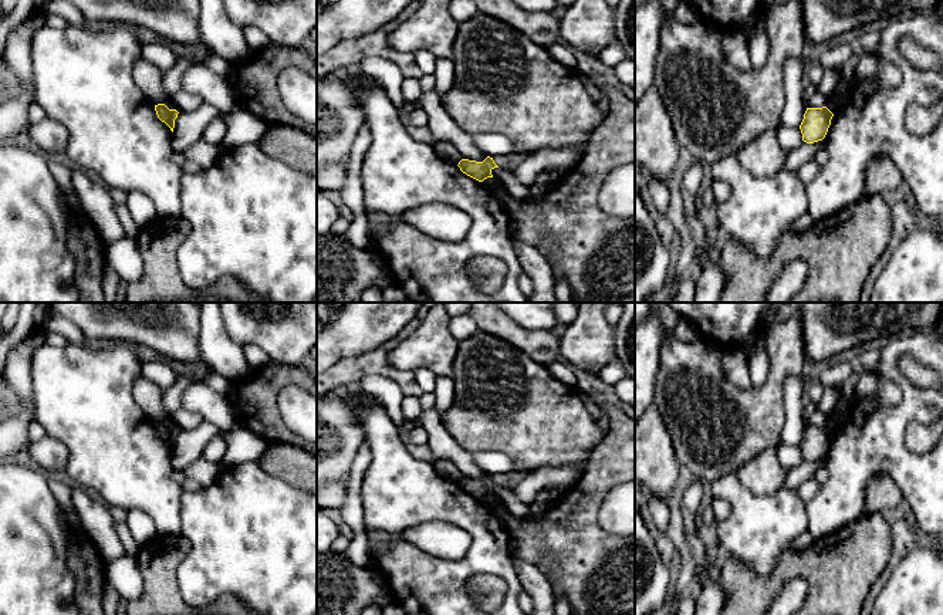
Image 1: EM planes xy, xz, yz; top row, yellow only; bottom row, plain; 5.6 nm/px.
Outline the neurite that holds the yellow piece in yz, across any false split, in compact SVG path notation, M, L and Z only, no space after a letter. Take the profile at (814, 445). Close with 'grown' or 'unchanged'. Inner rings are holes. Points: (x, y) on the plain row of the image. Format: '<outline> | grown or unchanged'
M807 426L800 443L802 459L814 462L822 459L828 450L834 432L827 426Z | unchanged

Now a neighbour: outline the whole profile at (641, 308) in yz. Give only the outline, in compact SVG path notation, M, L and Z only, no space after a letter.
M635 303L635 330L656 307L656 303Z

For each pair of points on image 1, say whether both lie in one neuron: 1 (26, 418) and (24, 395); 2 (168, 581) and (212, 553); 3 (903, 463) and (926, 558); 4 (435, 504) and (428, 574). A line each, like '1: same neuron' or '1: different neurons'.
1: same neuron
2: different neurons
3: different neurons
4: same neuron

